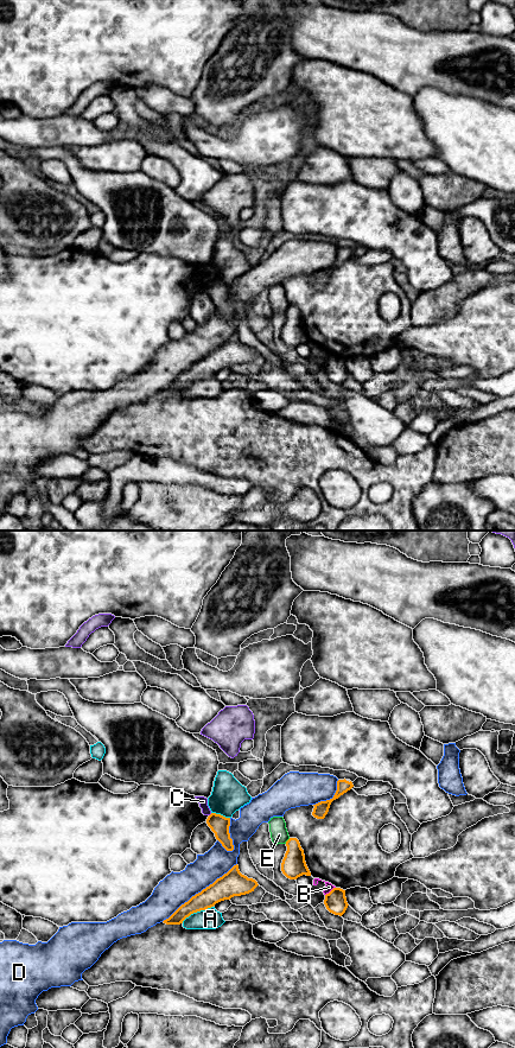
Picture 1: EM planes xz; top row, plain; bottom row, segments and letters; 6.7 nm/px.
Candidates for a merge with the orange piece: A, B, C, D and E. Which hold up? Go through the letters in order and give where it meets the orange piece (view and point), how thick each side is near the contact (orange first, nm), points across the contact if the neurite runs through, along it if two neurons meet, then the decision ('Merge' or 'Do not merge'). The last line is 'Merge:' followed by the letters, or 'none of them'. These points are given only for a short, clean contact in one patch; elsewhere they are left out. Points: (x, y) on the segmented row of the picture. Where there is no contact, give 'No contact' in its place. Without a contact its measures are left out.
A: Touches orange at xz (197, 910). Thickness 160 nm (orange) against 140 nm. Do not merge
B: Touches orange at xz (331, 890). Thickness 150 nm (orange) against 60 nm. Do not merge
C: Touches orange at xz (210, 814). Thickness 130 nm (orange) against 60 nm. Boundary: xz (211, 813), (209, 815). Do not merge
D: Touches orange at xz (198, 893). Thickness 170 nm (orange) against 220 nm. Do not merge
E: Touches orange at xz (287, 840). Thickness 170 nm (orange) against 120 nm. Boundary: xz (290, 838), (285, 843). Do not merge
Merge: none of them

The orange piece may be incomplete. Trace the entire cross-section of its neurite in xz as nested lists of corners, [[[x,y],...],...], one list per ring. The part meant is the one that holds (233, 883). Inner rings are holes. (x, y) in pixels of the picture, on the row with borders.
[[[234,865],[227,874],[217,878],[212,884],[192,896],[182,904],[169,919],[163,922],[166,925],[180,925],[191,914],[214,907],[216,903],[230,900],[254,891],[258,882],[248,878]]]

